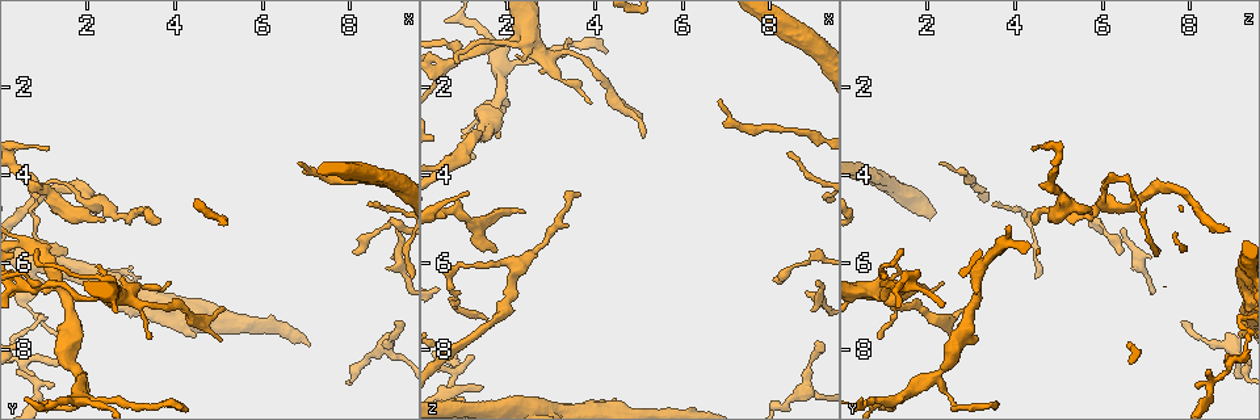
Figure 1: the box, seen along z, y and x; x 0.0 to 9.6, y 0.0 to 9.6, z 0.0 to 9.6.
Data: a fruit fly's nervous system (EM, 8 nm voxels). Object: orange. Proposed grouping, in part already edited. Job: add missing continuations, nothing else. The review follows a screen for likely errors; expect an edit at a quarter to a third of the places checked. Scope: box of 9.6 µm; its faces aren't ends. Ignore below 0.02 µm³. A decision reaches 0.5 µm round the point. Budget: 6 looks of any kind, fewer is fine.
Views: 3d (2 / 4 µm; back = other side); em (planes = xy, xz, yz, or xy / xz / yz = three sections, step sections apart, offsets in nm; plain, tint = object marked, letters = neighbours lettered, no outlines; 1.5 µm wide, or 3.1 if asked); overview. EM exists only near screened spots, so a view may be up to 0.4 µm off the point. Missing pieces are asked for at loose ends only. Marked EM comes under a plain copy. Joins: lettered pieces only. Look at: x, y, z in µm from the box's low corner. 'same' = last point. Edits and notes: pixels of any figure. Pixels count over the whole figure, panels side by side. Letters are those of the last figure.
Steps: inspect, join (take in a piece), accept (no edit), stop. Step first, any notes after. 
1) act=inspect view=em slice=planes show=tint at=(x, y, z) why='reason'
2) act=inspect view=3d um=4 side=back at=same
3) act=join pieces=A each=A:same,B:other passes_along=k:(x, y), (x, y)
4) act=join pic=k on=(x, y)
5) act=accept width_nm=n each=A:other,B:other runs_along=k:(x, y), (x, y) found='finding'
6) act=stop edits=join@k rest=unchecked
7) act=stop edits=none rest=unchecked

act=inspect view=em slice=planes show=letters at=(1.75, 4.80, 5.80) why='an open end'

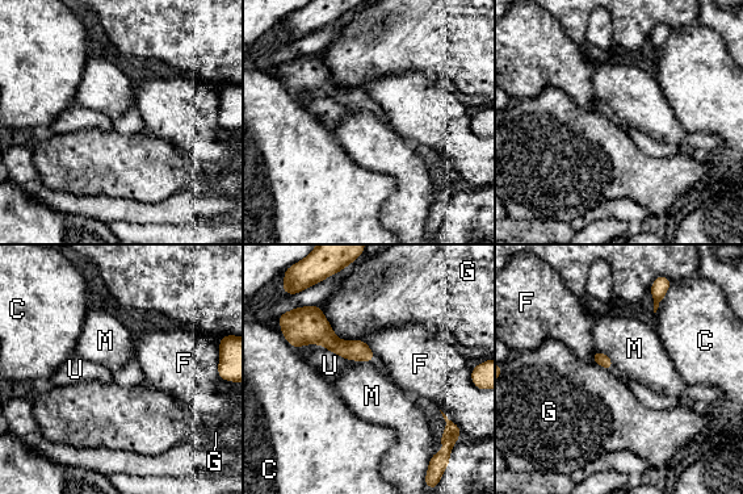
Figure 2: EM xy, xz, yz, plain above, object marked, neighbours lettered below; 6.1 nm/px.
act=accept each=C:other,F:other,G:other,M:other,U:other runs_along=2:(297, 340), (326, 336), (369, 355) found='none of them fits'

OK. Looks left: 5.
act=inspect view=3d um=4 at=(3.70, 5.00, 4.50) why='an open end'

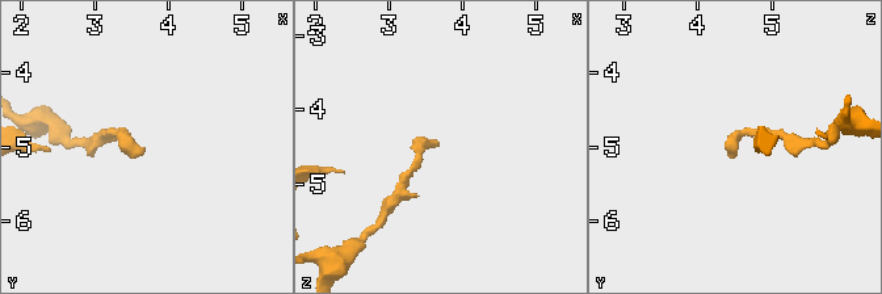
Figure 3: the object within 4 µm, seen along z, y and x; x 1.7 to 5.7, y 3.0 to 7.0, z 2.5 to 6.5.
act=inspect view=em slice=xz step=8 show=letters at=(3.70, 5.00, 4.45)

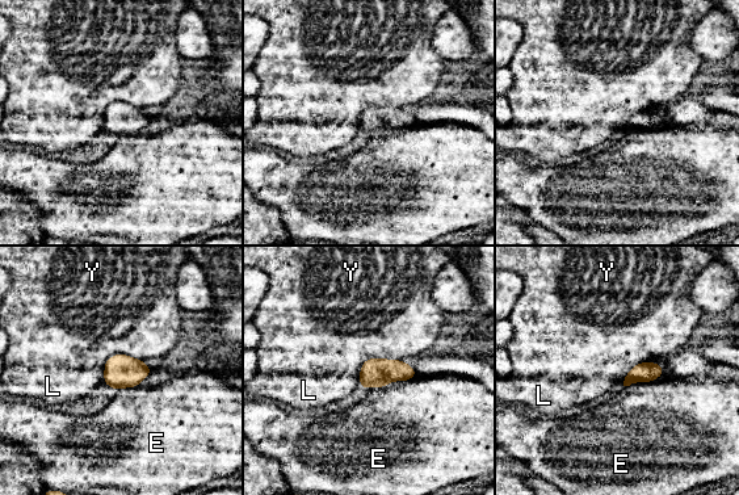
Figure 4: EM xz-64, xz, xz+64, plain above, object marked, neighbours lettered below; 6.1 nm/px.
act=inspect view=em slice=planes show=letters at=same

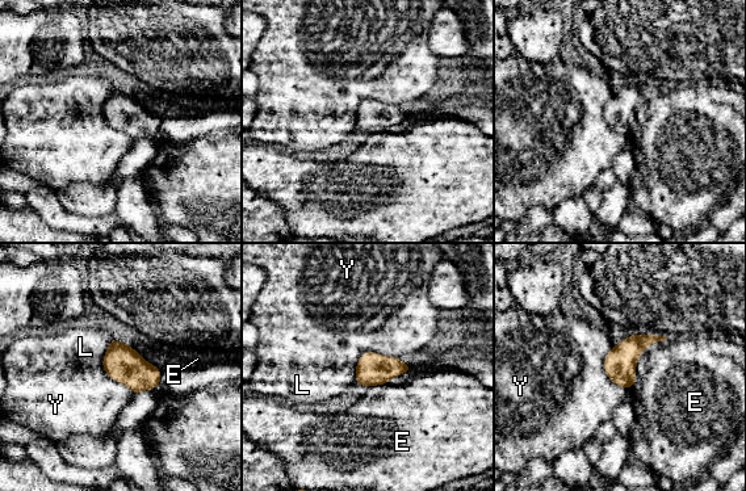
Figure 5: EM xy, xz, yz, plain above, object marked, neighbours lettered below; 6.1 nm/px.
act=accept width_nm=120 each=E:other,L:other,Y:other border=5:(667, 338), (640, 355), (633, 384) found='no lettered piece goes on from it'

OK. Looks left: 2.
act=stop edits=none rest=unchecked

